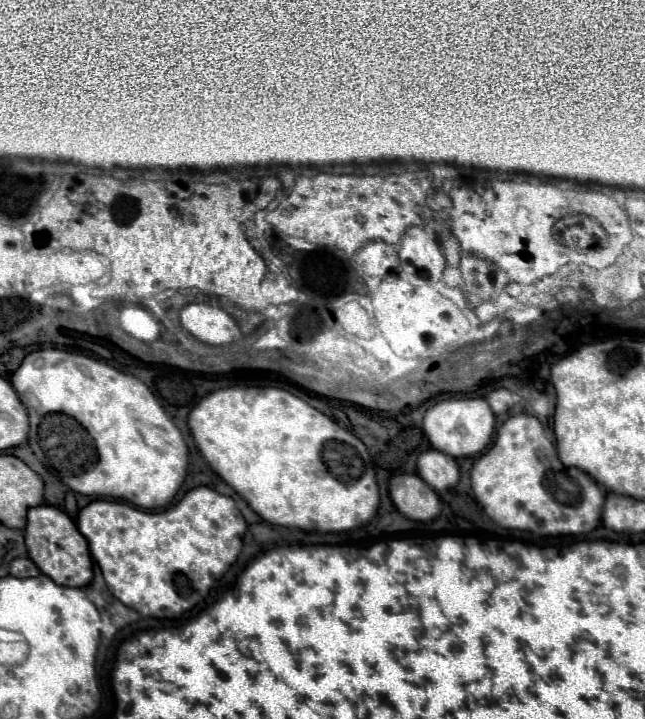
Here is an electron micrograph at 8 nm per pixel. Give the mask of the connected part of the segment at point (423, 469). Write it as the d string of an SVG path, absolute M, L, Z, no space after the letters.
M437 449L421 453L421 457L417 459L417 473L437 491L451 489L459 481L457 461Z

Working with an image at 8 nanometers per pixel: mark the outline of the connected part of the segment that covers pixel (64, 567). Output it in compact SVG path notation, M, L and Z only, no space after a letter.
M39 505L29 509L25 543L29 549L29 559L57 585L85 587L93 579L93 559L87 539L79 533L75 523L61 509L55 509L51 505Z

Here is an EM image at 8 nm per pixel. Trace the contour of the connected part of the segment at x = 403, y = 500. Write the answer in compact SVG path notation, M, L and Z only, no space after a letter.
M397 475L389 483L391 499L407 519L431 521L439 515L441 501L437 493L417 475Z

